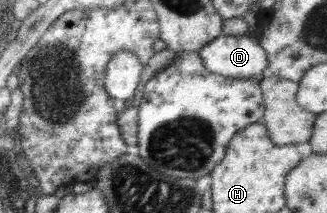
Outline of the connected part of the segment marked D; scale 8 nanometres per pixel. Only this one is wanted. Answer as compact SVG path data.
M221 33L197 53L203 60L203 66L218 75L247 79L268 73L267 54L254 37Z

